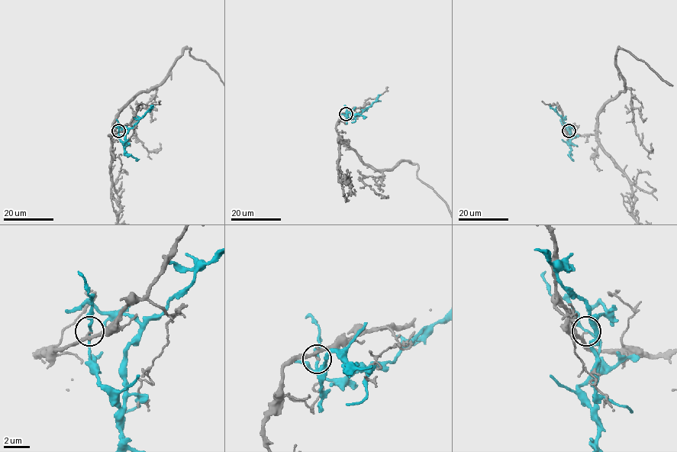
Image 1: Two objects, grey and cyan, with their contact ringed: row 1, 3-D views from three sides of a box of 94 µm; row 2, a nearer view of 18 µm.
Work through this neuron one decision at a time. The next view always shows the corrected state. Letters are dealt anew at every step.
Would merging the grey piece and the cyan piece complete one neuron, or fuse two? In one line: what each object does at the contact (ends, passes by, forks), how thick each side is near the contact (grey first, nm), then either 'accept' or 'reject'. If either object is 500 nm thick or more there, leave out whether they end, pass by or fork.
grey passes by; cyan passes by; calibres 190 and 200 nm; reject

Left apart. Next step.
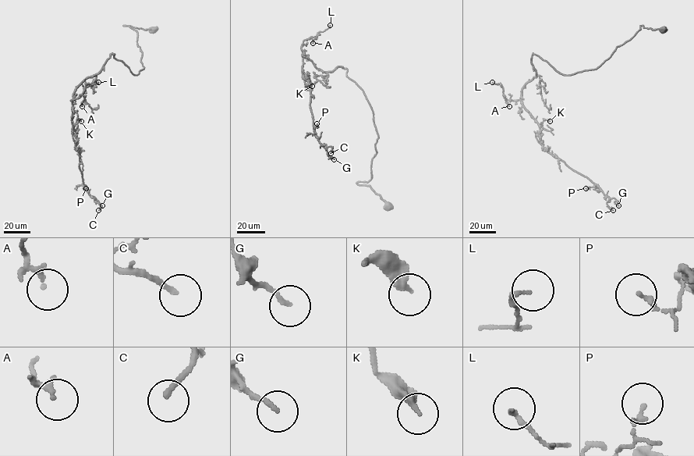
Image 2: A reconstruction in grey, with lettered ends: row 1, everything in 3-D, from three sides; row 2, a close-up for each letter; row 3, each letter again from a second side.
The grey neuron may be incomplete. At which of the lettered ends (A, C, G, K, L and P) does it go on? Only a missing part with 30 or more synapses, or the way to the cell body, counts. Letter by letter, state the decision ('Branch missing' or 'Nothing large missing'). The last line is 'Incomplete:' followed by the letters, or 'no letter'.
A: Nothing large missing
C: Nothing large missing
G: Nothing large missing
K: Nothing large missing
L: Nothing large missing
P: Nothing large missing
Incomplete: no letter

